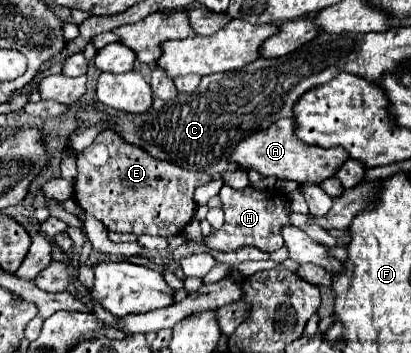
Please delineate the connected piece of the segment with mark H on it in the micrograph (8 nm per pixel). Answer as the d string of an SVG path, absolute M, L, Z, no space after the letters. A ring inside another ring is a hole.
M223 185L219 191L223 211L225 211L225 223L223 227L209 235L203 237L203 243L207 243L211 249L219 251L235 251L243 245L255 245L263 251L277 251L283 245L281 239L281 227L289 225L287 219L287 197L275 189L271 191L257 191L253 187L245 187L241 191L235 191L229 185Z

